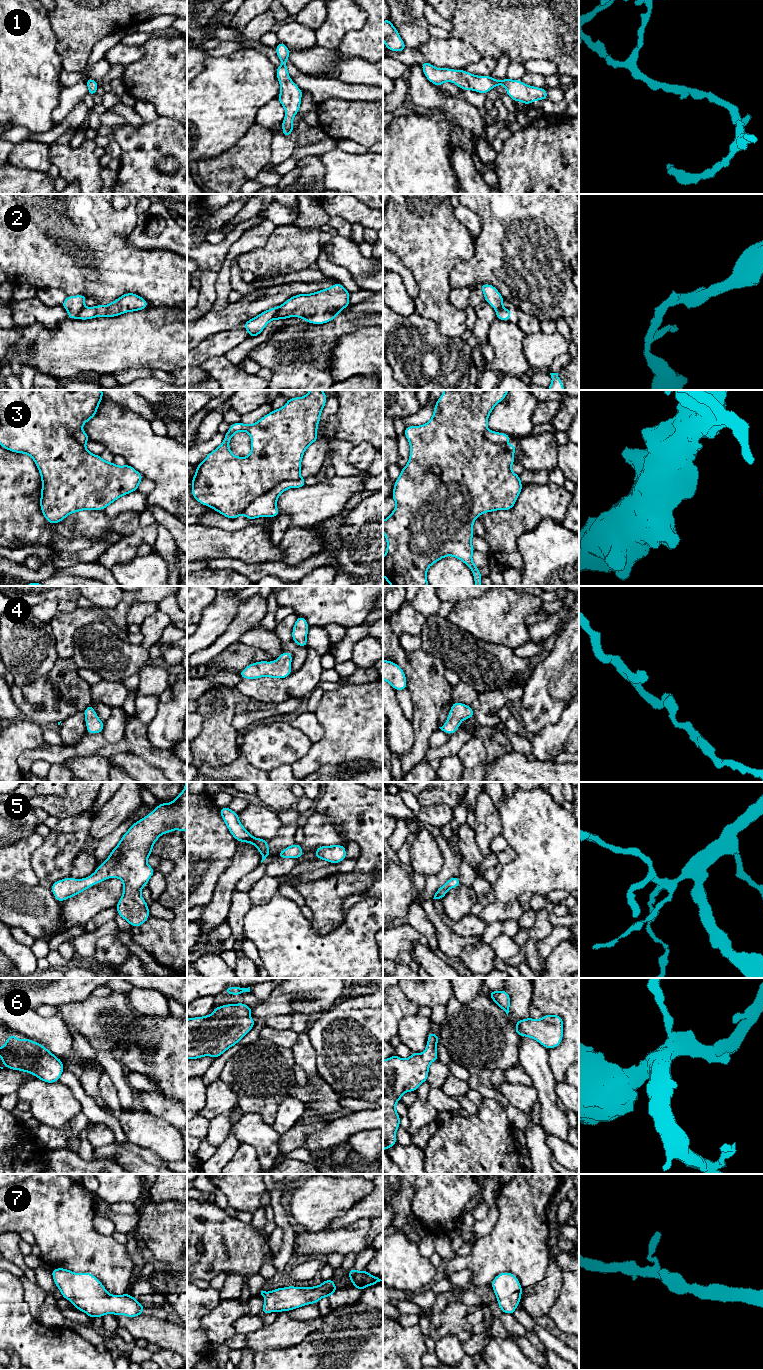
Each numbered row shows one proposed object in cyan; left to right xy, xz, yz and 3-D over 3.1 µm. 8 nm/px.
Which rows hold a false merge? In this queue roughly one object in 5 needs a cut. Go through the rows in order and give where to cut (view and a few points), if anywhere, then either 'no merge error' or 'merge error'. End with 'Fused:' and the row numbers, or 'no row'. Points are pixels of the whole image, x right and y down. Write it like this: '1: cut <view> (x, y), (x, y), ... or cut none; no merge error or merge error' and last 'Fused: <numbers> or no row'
1: cut none; no merge error
2: cut xz (280, 306), (274, 318); merge error
3: cut none; no merge error
4: cut none; no merge error
5: cut none; no merge error
6: cut none; no merge error
7: cut none; no merge error
Fused: 2

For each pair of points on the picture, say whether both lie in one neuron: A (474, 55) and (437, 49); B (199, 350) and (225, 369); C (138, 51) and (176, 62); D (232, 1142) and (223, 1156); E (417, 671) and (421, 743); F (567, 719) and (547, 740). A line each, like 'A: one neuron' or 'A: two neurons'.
A: one neuron
B: two neurons
C: two neurons
D: one neuron
E: one neuron
F: one neuron

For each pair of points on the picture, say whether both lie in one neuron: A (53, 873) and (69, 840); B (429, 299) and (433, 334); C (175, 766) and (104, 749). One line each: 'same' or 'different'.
A: same
B: different
C: same

